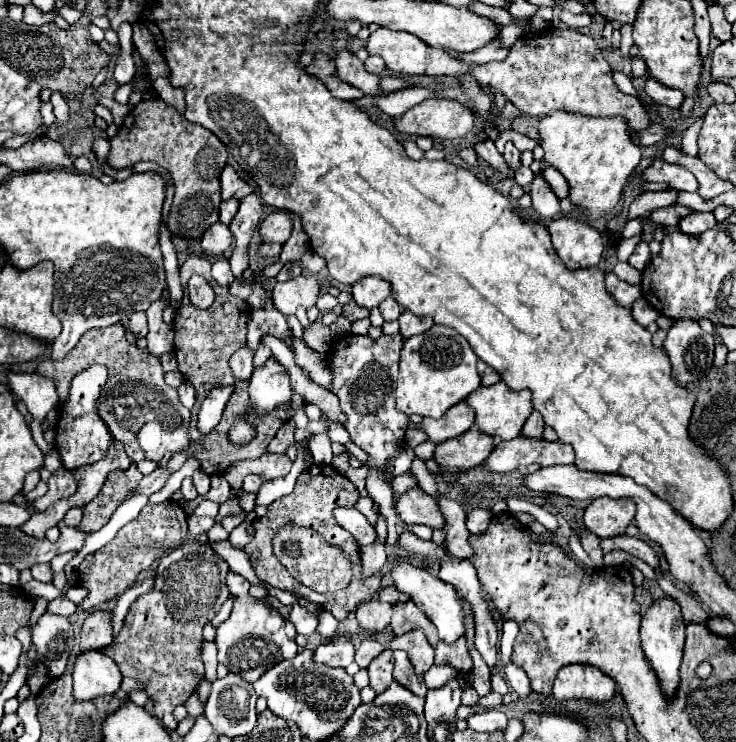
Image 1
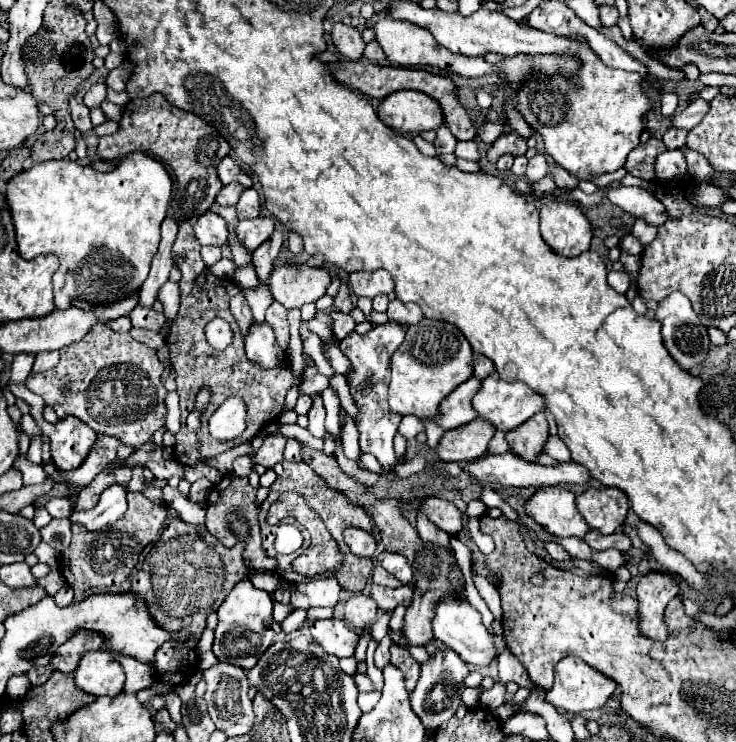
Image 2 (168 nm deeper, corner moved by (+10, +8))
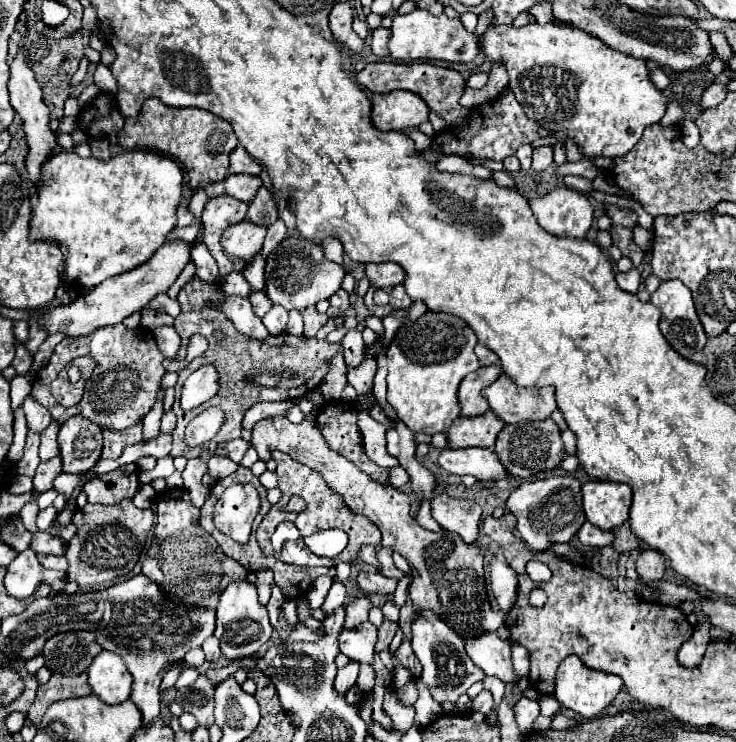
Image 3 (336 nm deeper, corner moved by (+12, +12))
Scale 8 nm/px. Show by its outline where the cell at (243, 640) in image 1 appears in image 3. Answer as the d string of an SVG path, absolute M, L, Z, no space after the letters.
M238 580L238 582L228 584L228 588L220 594L220 602L216 606L216 632L214 634L218 636L222 654L228 660L254 656L270 640L272 624L268 620L266 606L262 606L258 602L258 594L256 594L254 584L250 584L246 580Z

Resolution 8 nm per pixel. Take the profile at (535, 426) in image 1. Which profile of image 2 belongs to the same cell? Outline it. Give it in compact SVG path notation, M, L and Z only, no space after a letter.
M544 412L534 414L530 420L526 420L526 424L520 424L518 428L506 432L506 442L510 444L510 450L530 462L534 462L536 456L542 452L546 438L548 422Z

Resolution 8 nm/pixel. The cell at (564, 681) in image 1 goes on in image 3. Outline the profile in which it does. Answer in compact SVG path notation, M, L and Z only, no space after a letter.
M568 656L558 668L554 698L560 702L562 708L570 708L578 712L582 718L596 718L612 704L612 700L620 692L620 686L622 686L622 680L618 676L590 670L580 662L578 656Z

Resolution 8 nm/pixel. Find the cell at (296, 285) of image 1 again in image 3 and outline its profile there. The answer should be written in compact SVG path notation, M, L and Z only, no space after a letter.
M292 234L286 240L282 240L272 254L268 254L266 274L266 296L274 304L284 306L286 310L304 310L320 300L328 300L336 290L340 290L346 270L344 266L326 260L320 244L312 244L310 240Z

